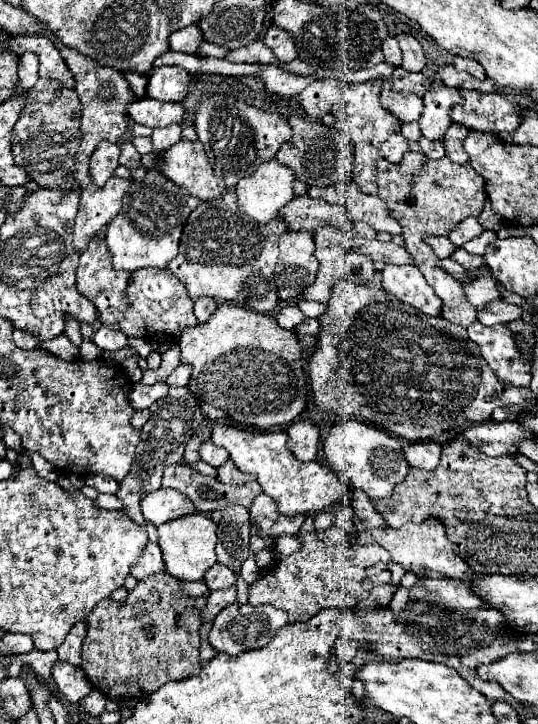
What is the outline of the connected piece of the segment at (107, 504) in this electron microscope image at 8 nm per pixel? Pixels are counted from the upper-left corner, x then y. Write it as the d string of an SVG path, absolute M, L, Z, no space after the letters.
M99 495L97 499L95 499L95 505L99 507L99 509L115 509L115 511L121 511L123 507L121 507L121 503L119 503L119 499L115 497L115 495Z

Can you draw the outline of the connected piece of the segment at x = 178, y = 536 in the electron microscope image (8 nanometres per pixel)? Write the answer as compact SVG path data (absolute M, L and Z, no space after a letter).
M189 513L175 521L167 521L157 527L159 531L159 547L163 553L165 569L169 575L179 581L203 581L205 571L209 571L215 563L215 543L217 543L217 525L203 513Z

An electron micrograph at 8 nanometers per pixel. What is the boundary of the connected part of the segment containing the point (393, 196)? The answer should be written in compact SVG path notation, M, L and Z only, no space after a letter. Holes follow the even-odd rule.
M407 153L401 163L387 163L385 159L377 161L377 173L383 175L379 181L379 189L387 193L383 199L389 205L389 213L393 219L399 221L403 227L403 237L405 237L405 249L413 255L415 265L431 283L435 293L441 297L445 303L441 309L441 315L461 327L469 327L471 323L477 321L477 313L481 311L479 307L473 307L467 301L467 295L463 291L463 285L457 279L451 279L441 267L439 259L435 253L421 241L423 235L447 235L449 229L459 223L465 217L475 217L481 213L487 193L485 193L485 181L483 177L471 167L471 163L457 165L449 157L431 161L425 159L421 153ZM383 181L383 183L381 183Z

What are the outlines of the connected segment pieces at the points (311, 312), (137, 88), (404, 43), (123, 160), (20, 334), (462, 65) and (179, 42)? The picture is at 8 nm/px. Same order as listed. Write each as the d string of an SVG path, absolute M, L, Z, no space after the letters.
M301 299L301 301L299 301L299 309L301 309L307 317L311 317L311 319L319 319L319 317L327 311L327 305L325 305L325 303L313 303L313 301Z
M125 71L125 73L123 73L123 77L125 77L125 79L127 79L127 83L131 85L131 89L133 89L135 97L139 99L139 97L143 95L143 87L147 85L147 77L145 77L145 75L139 75L139 73L135 73L135 71Z
M399 33L397 41L403 51L401 67L407 71L421 71L425 67L425 53L423 53L419 41L409 33Z
M123 139L119 141L119 147L121 147L121 157L119 157L119 163L125 165L125 167L135 167L141 163L141 155L135 151L133 143L129 139Z
M21 329L13 331L13 341L21 349L35 349L41 343L41 339L37 335L31 335L29 331L21 331Z
M455 57L455 69L457 71L465 71L465 73L469 73L469 75L473 75L473 77L477 77L477 79L487 79L487 75L485 75L485 71L483 71L483 65L479 63L479 61L475 61L475 59L463 59L463 57Z
M189 25L189 27L183 27L181 31L173 31L169 35L169 49L181 51L181 53L195 53L201 41L203 39L199 35L199 27Z

